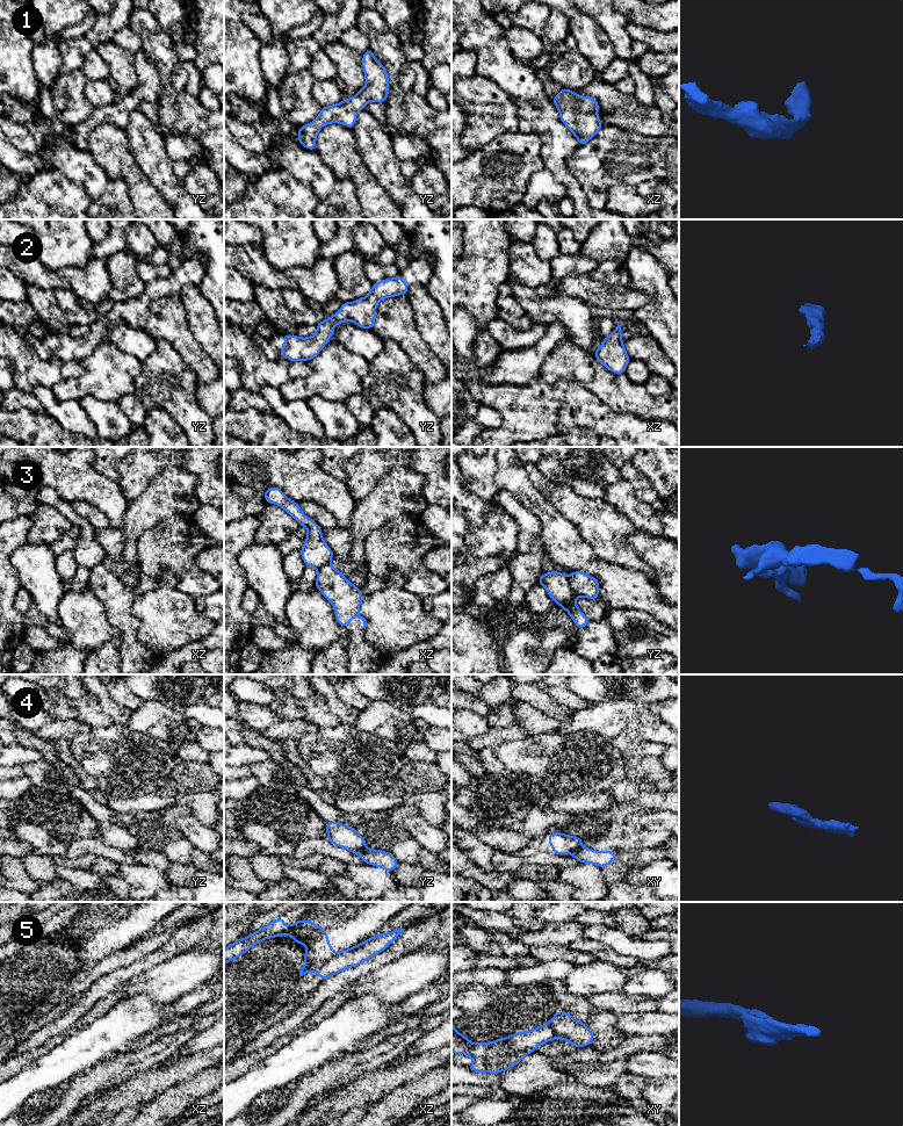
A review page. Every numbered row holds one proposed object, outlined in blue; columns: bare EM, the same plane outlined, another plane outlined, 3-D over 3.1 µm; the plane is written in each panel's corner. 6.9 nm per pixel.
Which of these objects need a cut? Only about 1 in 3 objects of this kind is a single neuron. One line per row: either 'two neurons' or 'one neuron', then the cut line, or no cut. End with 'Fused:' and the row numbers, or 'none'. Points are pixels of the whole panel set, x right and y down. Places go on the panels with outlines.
1: one neuron; no cut
2: one neuron; no cut
3: two neurons; cut in yz along (568, 577), (571, 590), (576, 596)
4: two neurons; cut in xy along (579, 846), (571, 852)
5: two neurons; cut in xz along (334, 954), (316, 972)
Fused: 3, 4, 5

